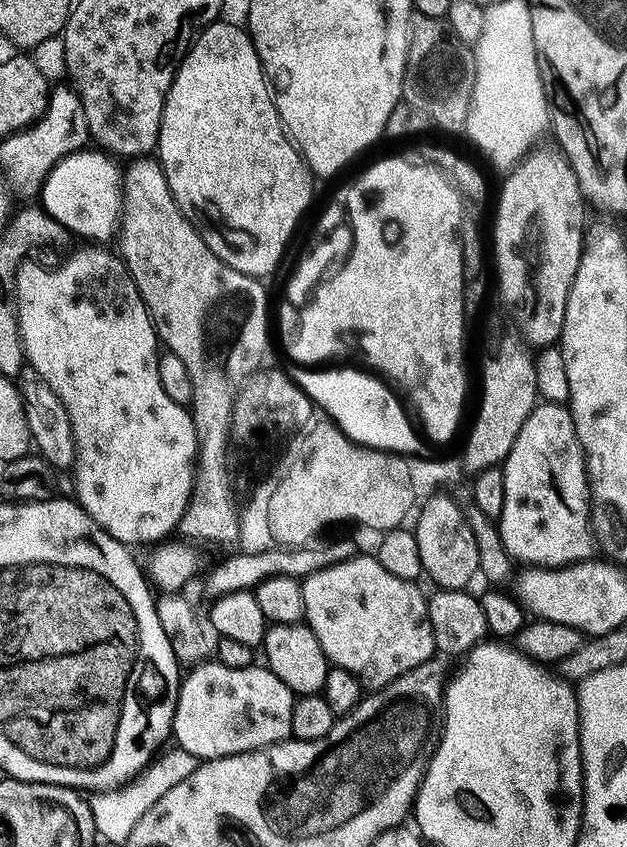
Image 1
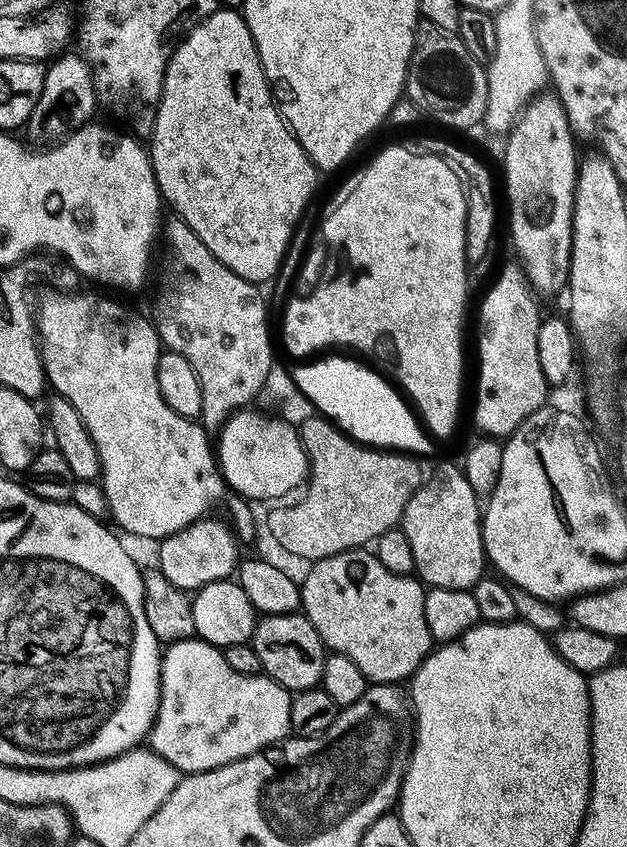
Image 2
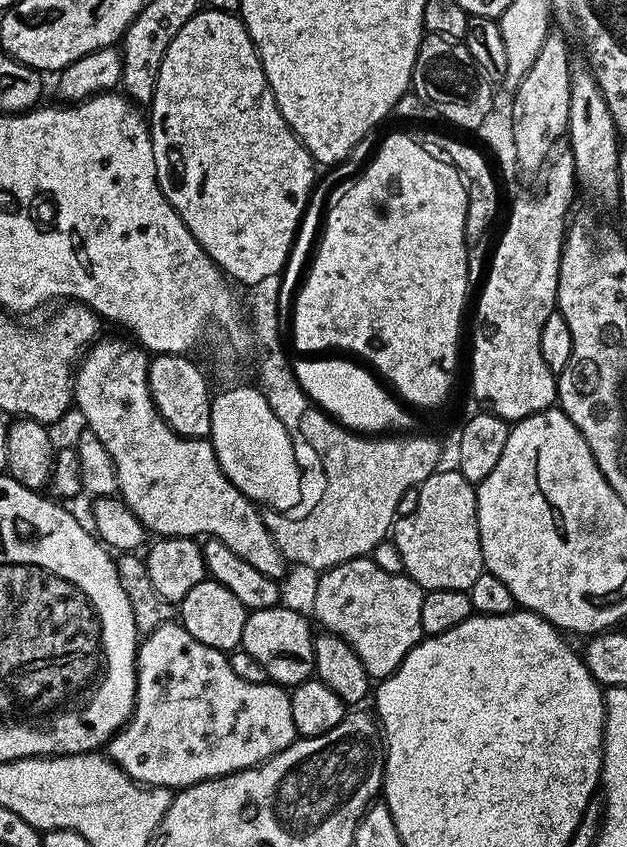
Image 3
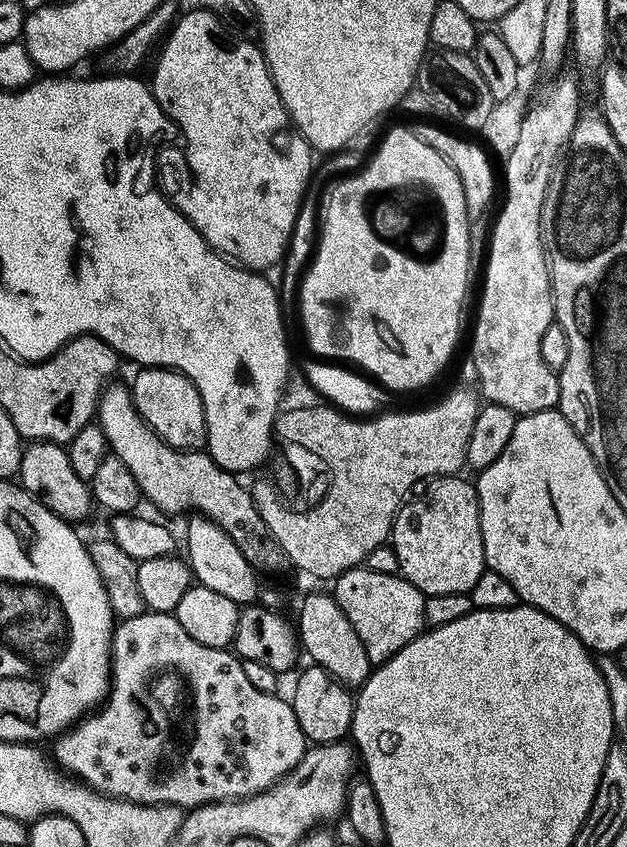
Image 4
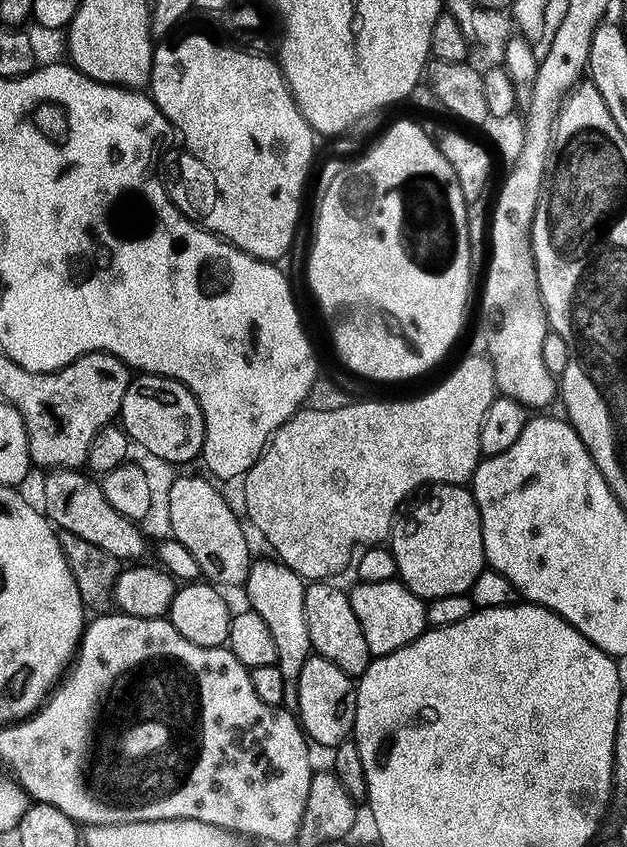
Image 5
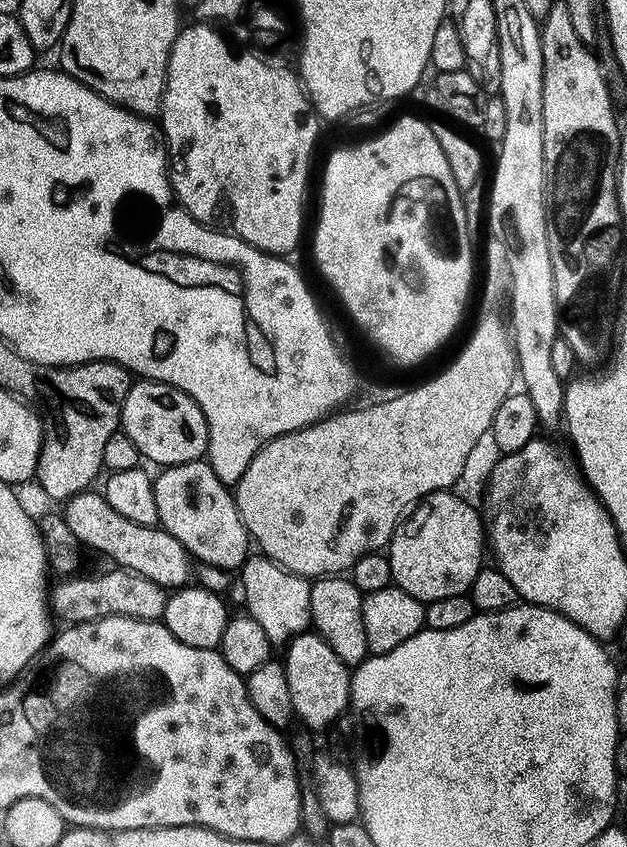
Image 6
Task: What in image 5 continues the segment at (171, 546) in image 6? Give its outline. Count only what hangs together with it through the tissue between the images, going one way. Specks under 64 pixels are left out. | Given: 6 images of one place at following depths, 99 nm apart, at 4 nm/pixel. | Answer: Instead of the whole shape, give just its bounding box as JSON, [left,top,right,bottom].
[42,470,150,562]

